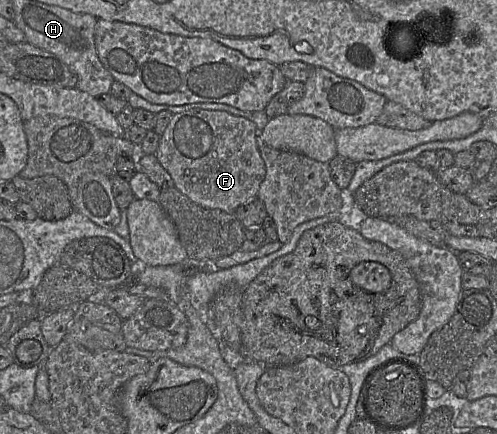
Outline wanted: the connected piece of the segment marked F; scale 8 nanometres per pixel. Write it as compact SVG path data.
M193 108L174 114L160 135L155 157L181 193L201 207L226 213L234 213L242 204L257 198L266 174L256 143L256 125L221 110Z

